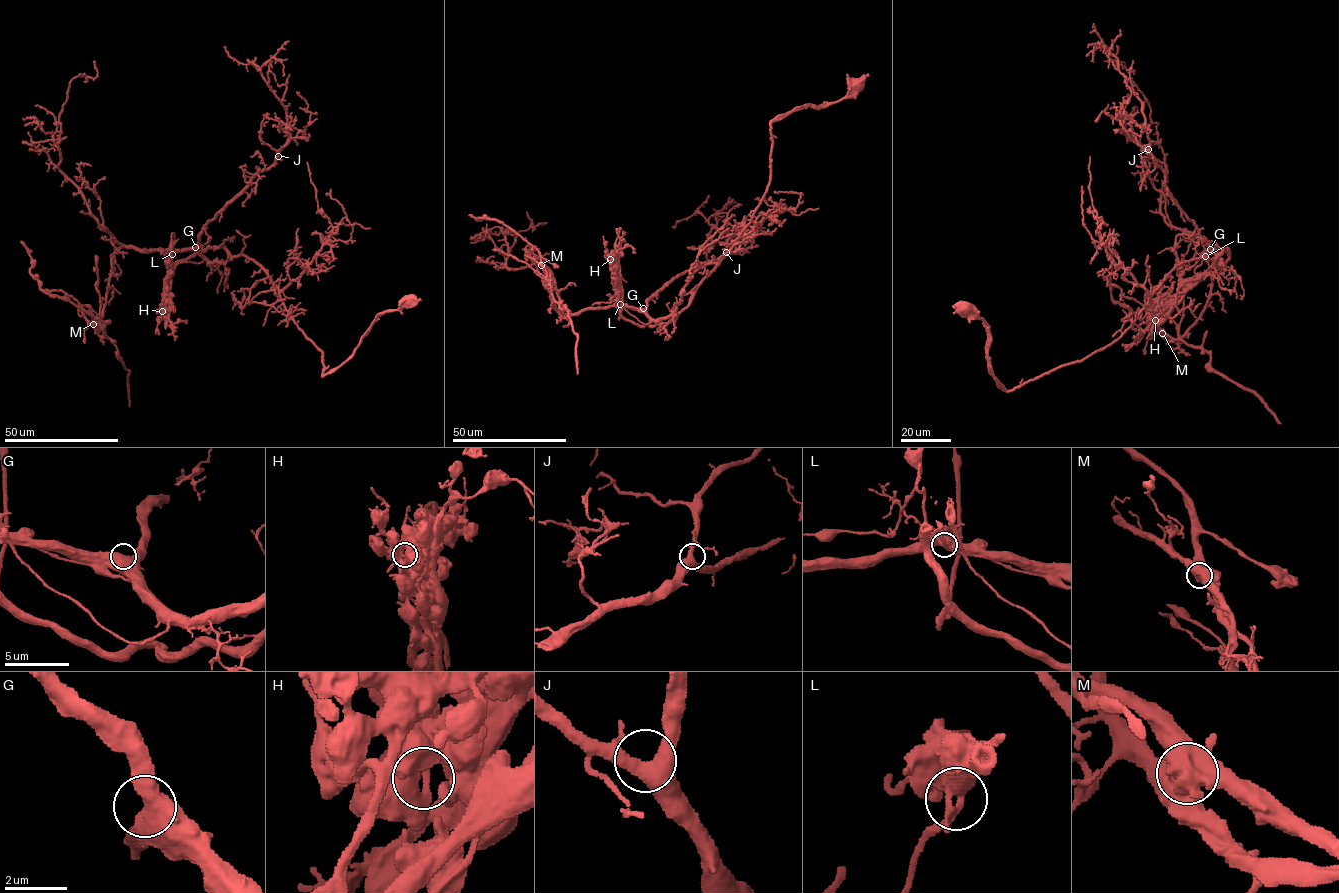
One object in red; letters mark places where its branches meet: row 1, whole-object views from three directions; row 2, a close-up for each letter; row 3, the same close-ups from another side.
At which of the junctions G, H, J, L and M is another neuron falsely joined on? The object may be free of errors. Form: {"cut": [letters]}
{"cut": ["M"]}

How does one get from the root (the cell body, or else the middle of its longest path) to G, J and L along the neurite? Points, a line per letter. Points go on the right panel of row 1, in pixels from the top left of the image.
G: (967, 308), (988, 326), (990, 372), (1012, 390), (1111, 345), (1178, 265), (1208, 258), (1221, 265), (1210, 249)
J: (967, 308), (988, 326), (990, 372), (1012, 390), (1111, 345), (1178, 265), (1208, 258), (1221, 265), (1148, 149)
L: (967, 308), (988, 326), (990, 372), (1012, 390), (1111, 345), (1178, 265), (1222, 264), (1205, 256)

